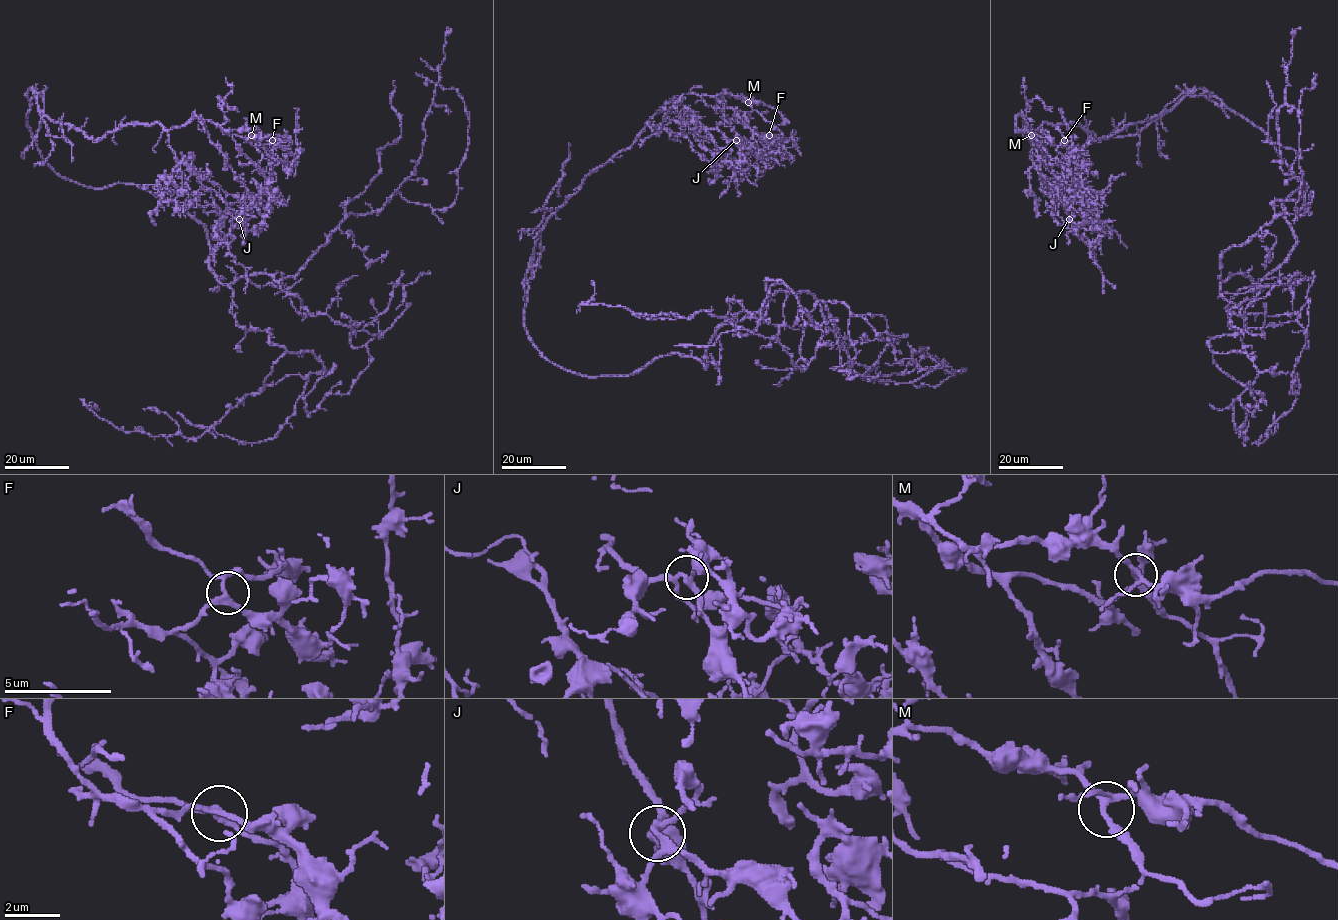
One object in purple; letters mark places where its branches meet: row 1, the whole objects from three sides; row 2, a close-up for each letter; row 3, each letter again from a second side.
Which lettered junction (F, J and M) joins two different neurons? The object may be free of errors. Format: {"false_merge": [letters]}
{"false_merge": []}

